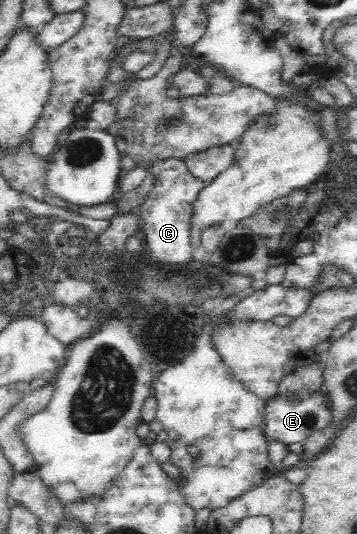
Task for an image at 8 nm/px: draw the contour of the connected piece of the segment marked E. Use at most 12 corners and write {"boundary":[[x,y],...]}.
{"boundary":[[327,395],[266,401],[268,440],[303,443],[331,420]]}

